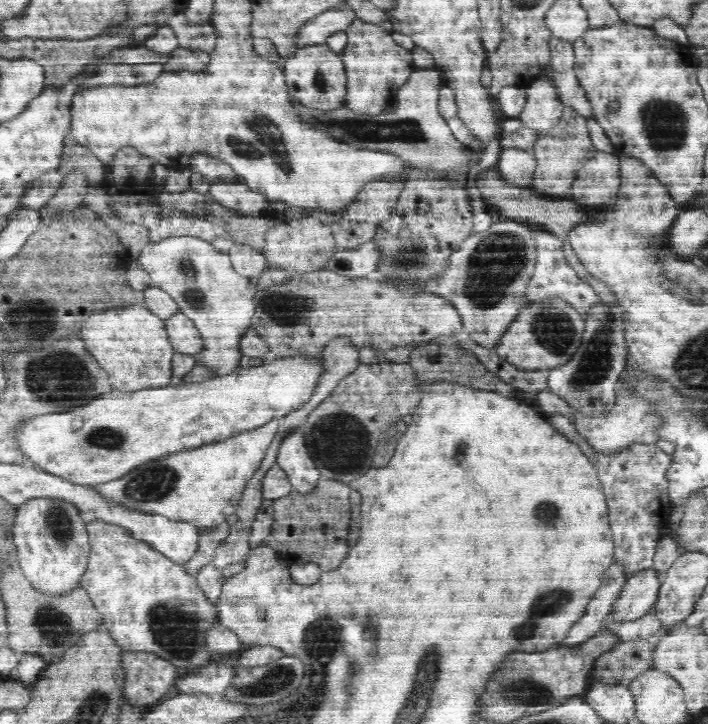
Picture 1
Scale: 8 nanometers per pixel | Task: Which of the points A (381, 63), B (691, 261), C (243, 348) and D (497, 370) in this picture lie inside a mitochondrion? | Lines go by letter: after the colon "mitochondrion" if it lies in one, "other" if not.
A: other
B: other
C: other
D: other

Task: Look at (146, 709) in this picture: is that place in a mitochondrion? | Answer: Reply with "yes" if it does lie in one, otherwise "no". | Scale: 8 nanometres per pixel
no

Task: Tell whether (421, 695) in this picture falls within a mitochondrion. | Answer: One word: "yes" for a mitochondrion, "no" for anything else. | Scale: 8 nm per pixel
yes

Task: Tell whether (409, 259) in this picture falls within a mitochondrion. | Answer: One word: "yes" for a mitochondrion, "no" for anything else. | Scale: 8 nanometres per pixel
yes

